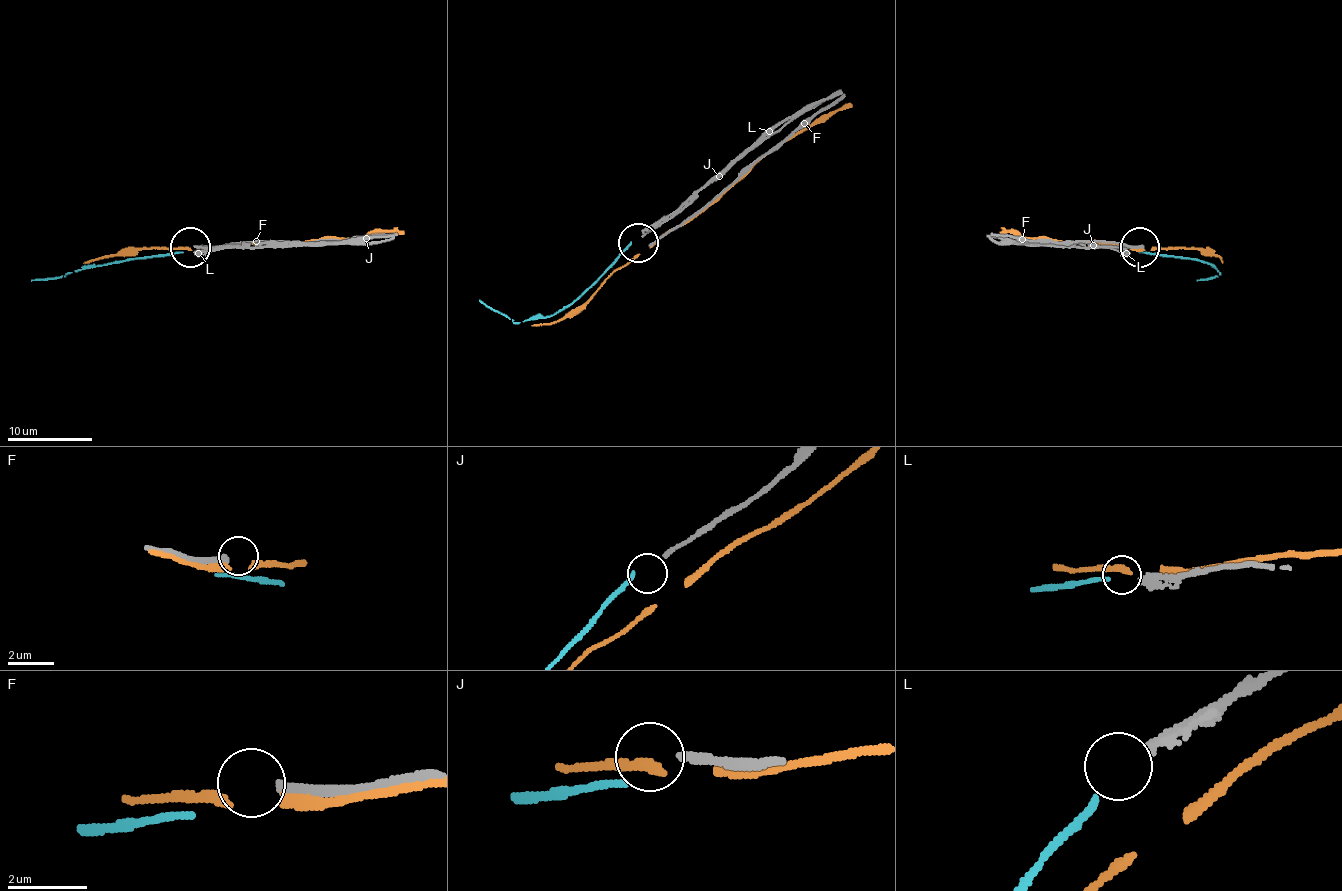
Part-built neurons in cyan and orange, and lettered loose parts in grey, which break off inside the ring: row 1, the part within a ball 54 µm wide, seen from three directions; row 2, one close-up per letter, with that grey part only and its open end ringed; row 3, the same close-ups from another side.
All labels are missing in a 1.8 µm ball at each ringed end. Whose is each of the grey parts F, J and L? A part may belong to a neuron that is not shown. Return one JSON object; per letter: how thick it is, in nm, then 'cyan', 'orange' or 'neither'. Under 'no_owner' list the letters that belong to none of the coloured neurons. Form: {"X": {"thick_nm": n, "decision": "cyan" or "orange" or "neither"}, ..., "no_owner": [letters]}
{"F": {"thick_nm": 240, "decision": "neither"}, "J": {"thick_nm": 180, "decision": "neither"}, "L": {"thick_nm": 280, "decision": "cyan"}, "no_owner": ["F", "J"]}

